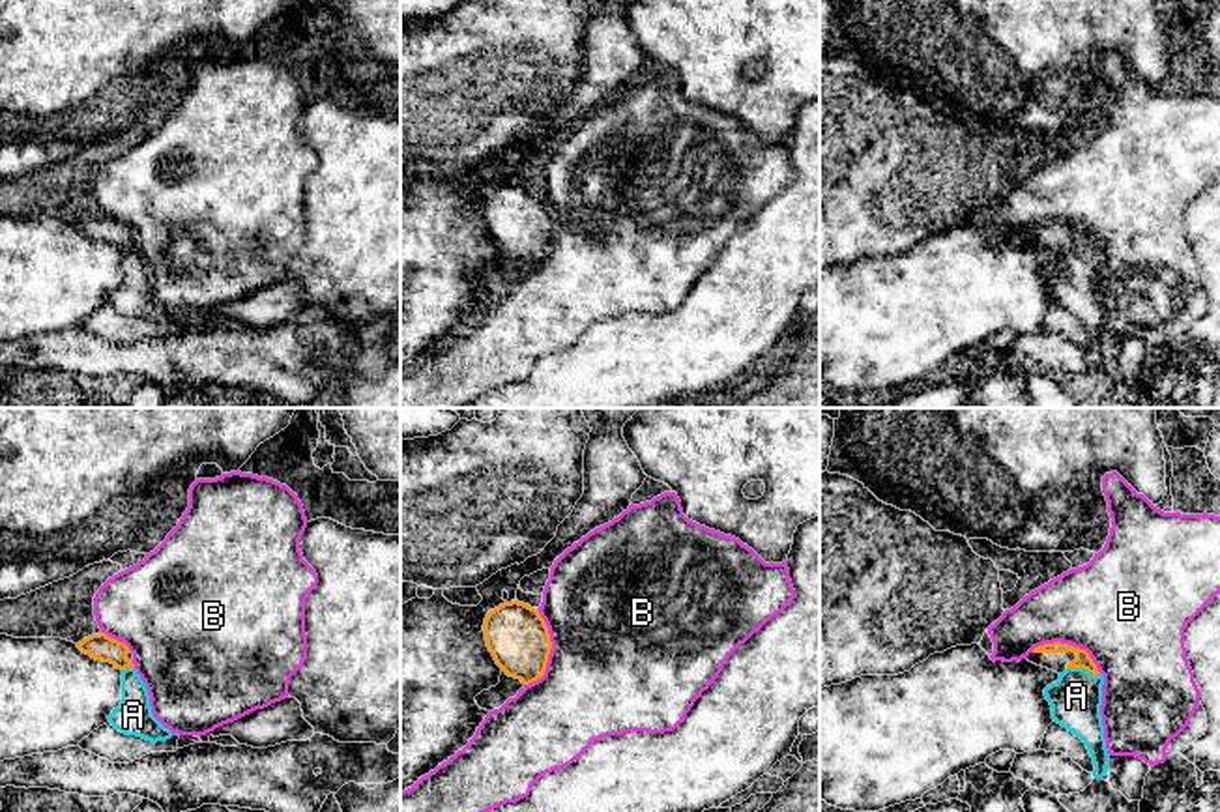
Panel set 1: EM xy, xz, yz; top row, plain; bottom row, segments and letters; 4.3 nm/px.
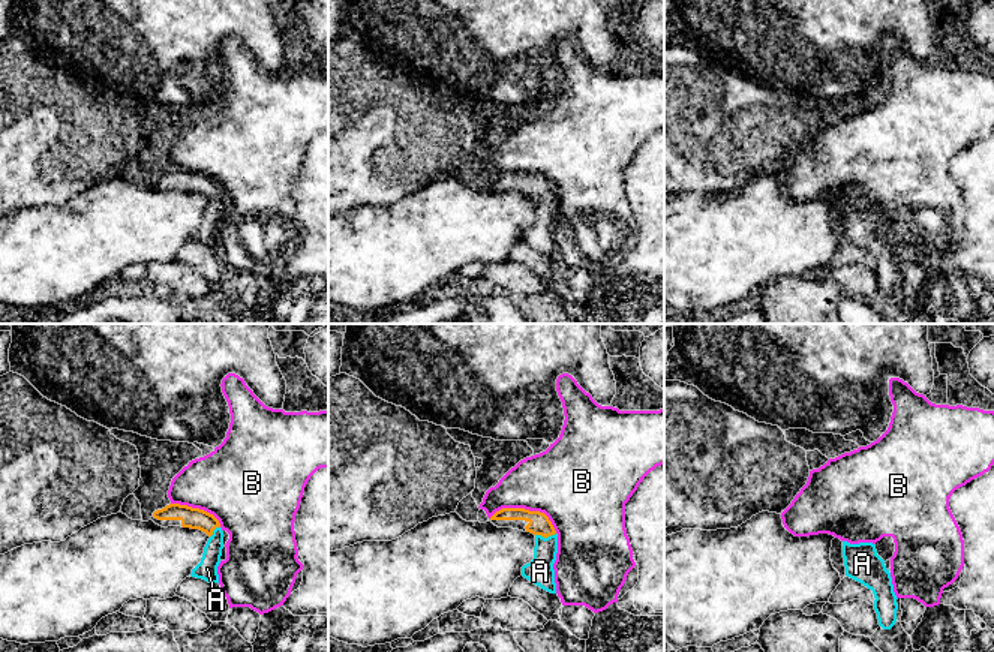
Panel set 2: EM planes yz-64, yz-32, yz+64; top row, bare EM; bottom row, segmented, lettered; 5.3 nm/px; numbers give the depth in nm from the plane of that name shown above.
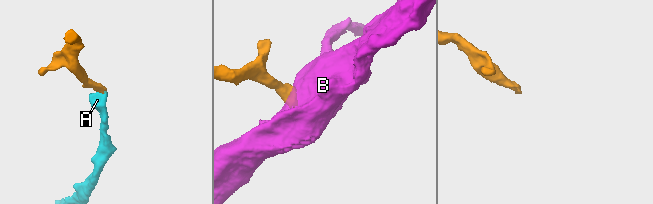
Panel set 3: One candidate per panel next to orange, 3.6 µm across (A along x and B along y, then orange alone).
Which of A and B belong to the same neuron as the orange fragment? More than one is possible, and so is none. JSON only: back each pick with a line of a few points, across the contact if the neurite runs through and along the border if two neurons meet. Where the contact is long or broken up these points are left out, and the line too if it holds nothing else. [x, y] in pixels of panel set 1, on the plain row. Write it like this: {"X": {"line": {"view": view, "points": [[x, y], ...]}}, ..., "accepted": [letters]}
{"A": {"line": {"view": "yz", "points": [[1082, 240], [1084, 249], [1076, 277]]}}, "accepted": ["A"]}

